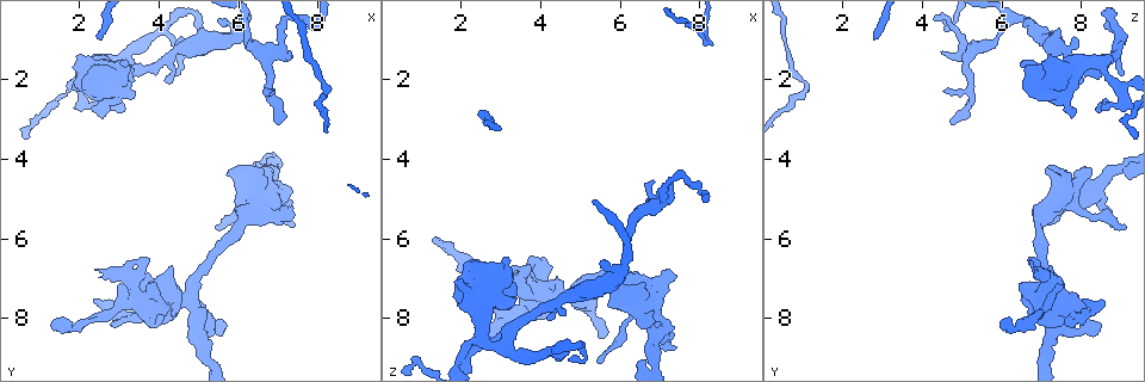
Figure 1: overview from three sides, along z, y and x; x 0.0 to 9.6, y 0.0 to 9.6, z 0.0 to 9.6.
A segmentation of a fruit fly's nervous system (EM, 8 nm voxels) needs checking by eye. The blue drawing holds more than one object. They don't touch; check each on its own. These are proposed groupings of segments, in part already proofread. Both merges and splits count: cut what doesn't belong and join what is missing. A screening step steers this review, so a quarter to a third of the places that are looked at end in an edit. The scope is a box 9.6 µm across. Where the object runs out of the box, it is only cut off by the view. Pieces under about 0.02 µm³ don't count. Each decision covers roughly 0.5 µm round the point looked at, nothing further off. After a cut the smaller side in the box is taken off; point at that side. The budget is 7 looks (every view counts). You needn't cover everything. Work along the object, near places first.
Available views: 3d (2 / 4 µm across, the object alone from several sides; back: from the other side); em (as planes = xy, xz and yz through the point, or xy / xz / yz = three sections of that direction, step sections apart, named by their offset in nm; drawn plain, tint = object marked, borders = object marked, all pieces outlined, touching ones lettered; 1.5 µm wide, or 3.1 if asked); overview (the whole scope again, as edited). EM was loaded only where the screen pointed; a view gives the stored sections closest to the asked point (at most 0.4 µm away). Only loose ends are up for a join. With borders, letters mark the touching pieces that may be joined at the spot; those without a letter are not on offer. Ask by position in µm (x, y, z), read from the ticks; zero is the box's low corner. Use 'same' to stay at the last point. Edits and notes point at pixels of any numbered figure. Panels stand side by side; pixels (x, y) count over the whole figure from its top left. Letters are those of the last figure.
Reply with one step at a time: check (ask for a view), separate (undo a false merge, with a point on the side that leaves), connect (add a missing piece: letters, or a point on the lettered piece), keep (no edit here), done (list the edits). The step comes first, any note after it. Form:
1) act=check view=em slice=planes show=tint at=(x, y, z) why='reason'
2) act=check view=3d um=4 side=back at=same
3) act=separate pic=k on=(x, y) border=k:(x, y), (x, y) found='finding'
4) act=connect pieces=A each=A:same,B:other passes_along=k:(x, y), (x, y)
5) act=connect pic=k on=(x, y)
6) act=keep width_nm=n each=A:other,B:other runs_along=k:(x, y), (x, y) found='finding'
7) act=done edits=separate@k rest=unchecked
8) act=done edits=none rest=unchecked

act=check view=3d um=2 at=(2.70, 7.55, 8.55) why='branch stops here'

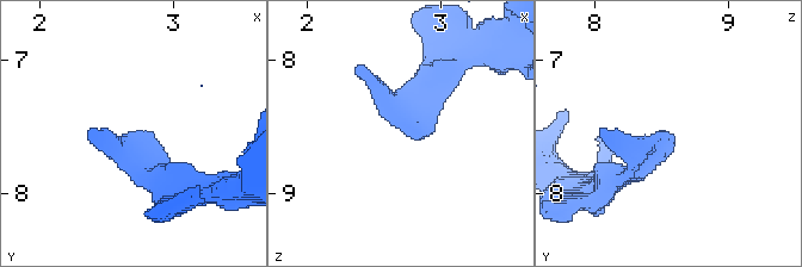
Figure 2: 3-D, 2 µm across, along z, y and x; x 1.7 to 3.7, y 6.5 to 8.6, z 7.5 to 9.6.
act=check view=em slice=planes show=tint at=(2.76, 7.56, 8.56) why='shape alone is not enough'

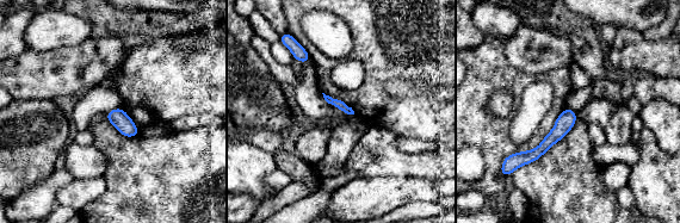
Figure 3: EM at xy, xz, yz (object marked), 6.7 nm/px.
act=check view=em slice=planes show=borders at=same why='what lies round it'

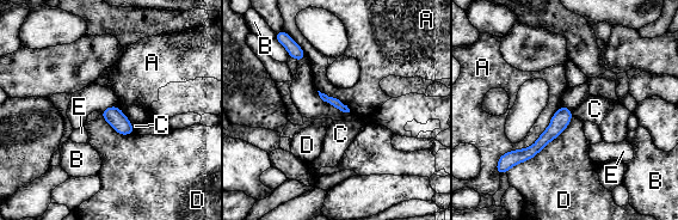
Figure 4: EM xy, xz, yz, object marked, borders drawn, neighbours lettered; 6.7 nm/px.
act=keep each=A:other,B:other,C:other,D:other,E:other border=4:(572, 116), (558, 136), (509, 170) found='no lettered piece goes on from it'

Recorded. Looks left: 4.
act=check view=em slice=planes show=borders at=(5.50, 5.75, 9.10) why='an open end'

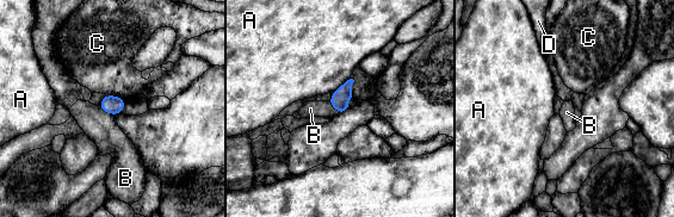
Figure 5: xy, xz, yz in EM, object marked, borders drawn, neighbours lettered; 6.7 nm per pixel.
act=keep each=A:other,B:other,C:other,D:other found='no lettered piece goes on from it'

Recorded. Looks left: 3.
act=check view=em slice=xz step=4 show=tint at=(7.00, 3.05, 4.80) why='branch stops here'

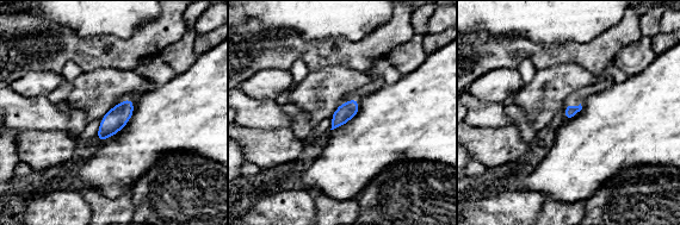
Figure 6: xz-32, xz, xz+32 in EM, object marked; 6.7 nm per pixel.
act=check view=em slice=planes show=borders at=same

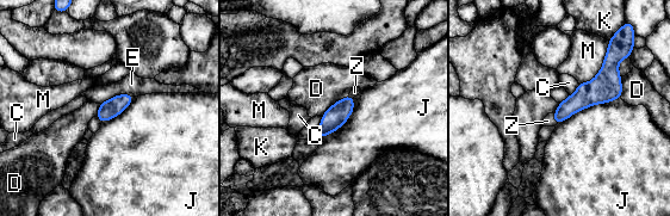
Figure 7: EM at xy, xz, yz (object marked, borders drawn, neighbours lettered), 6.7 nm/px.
act=connect pieces=Z each=C:other,D:other,E:other,J:other,K:other,M:other,Z:same passes_along=7:(583, 97), (553, 118), (547, 121) found='the cell continues'

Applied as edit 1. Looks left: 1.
act=done edits=connect@7 rest=unchecked

